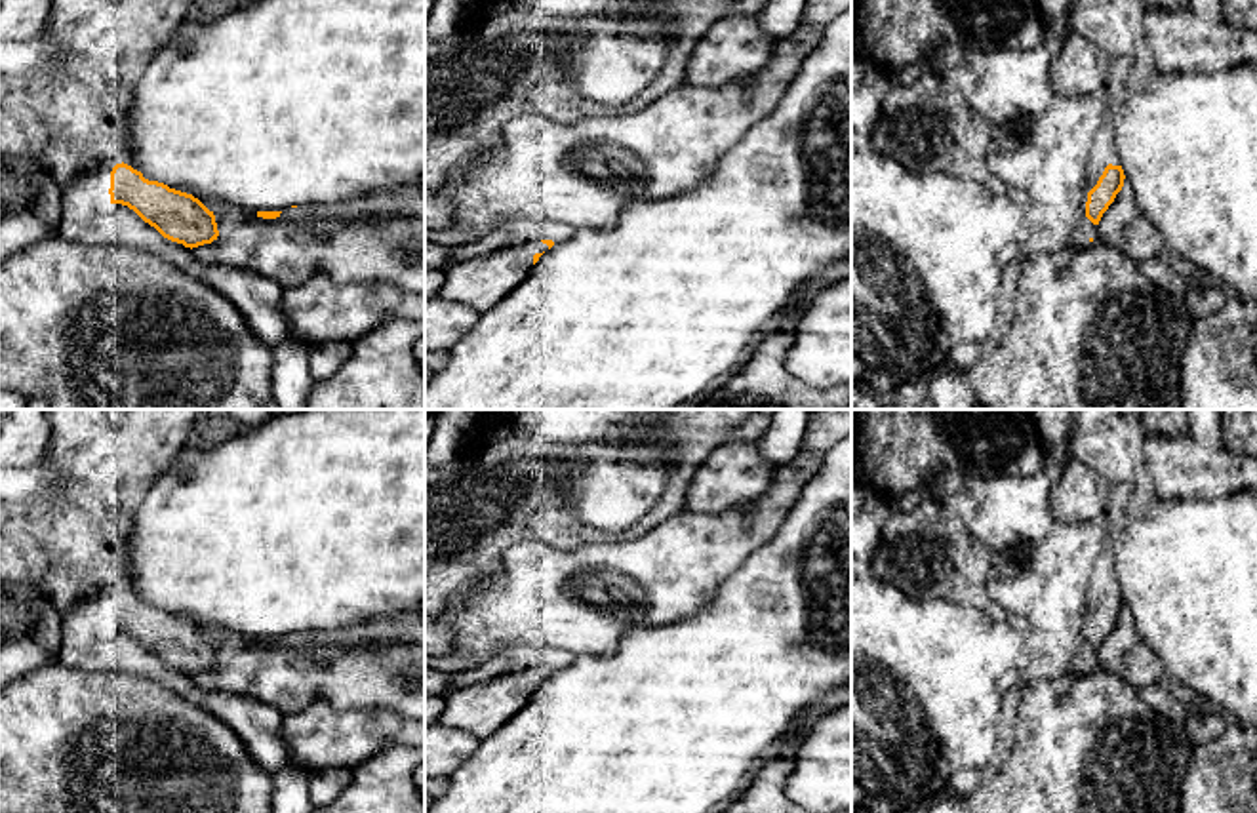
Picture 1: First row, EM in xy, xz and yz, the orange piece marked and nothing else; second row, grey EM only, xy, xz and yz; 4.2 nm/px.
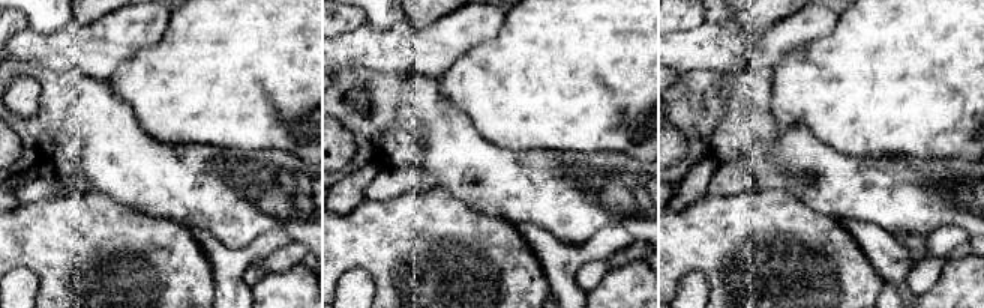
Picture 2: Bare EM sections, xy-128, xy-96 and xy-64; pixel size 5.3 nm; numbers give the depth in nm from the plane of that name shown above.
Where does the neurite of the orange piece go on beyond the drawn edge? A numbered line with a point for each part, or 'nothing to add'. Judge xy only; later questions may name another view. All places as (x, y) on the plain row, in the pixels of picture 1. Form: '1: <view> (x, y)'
1: xy (73, 543)
2: xy (406, 627)

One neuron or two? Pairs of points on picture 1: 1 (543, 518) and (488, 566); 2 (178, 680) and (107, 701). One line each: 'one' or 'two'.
1: one
2: two

